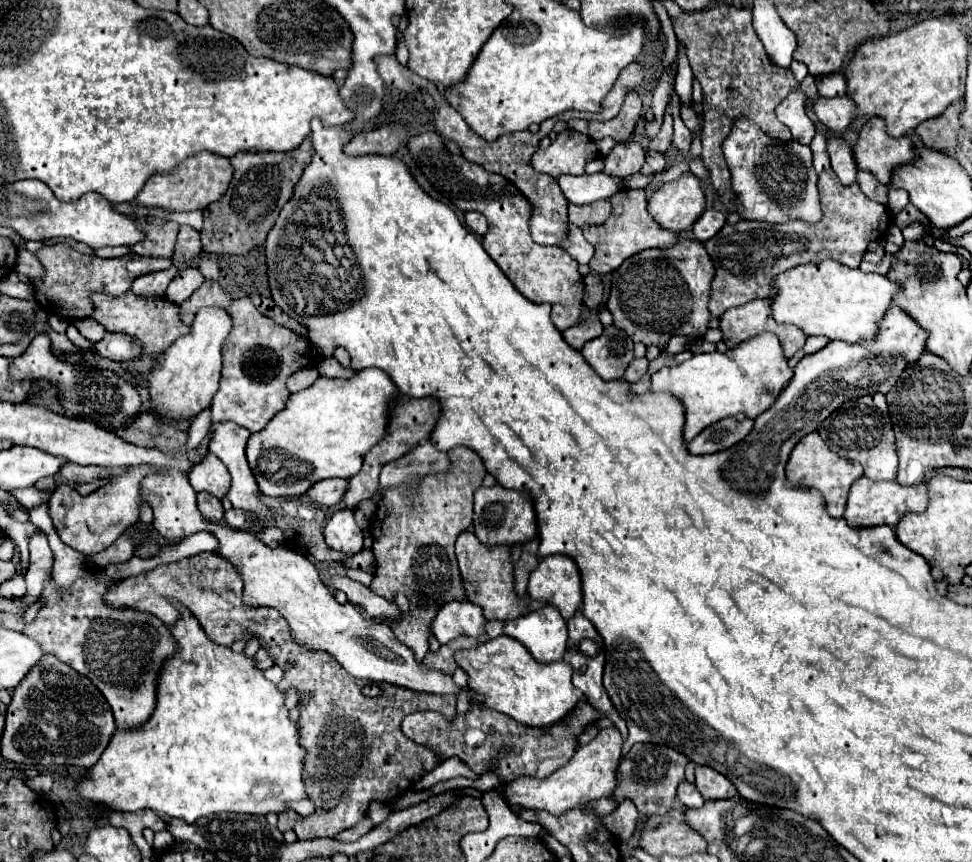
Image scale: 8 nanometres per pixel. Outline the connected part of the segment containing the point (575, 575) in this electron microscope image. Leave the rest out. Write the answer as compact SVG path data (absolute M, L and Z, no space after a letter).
M560 554L542 558L536 570L530 574L528 596L532 600L558 606L564 620L572 618L582 604L580 572L572 558Z

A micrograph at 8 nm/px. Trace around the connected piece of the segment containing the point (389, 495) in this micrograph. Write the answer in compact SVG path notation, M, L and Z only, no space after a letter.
M452 448L448 458L452 458L452 470L448 470L448 474L424 478L416 502L404 502L400 490L386 490L370 520L374 540L372 552L376 558L376 574L370 588L388 600L394 600L394 592L402 592L410 600L412 612L408 616L402 614L402 620L392 624L392 632L396 640L416 654L418 662L422 662L428 652L430 624L436 610L446 602L466 600L454 556L454 542L458 534L472 524L472 498L486 476L480 456L470 448Z

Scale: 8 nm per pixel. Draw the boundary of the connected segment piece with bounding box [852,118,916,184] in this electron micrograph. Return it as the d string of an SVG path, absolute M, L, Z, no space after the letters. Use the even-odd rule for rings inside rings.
M870 118L858 132L858 140L852 146L854 162L858 170L868 170L880 184L890 182L894 166L912 162L916 158L912 140L908 136L890 138L886 124L880 118Z

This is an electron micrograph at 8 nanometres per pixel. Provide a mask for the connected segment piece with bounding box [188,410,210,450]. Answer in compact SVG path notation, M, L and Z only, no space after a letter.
M204 410L200 416L194 418L192 422L192 434L188 438L188 448L196 448L196 444L200 444L206 434L208 434L208 426L210 426L210 410Z

